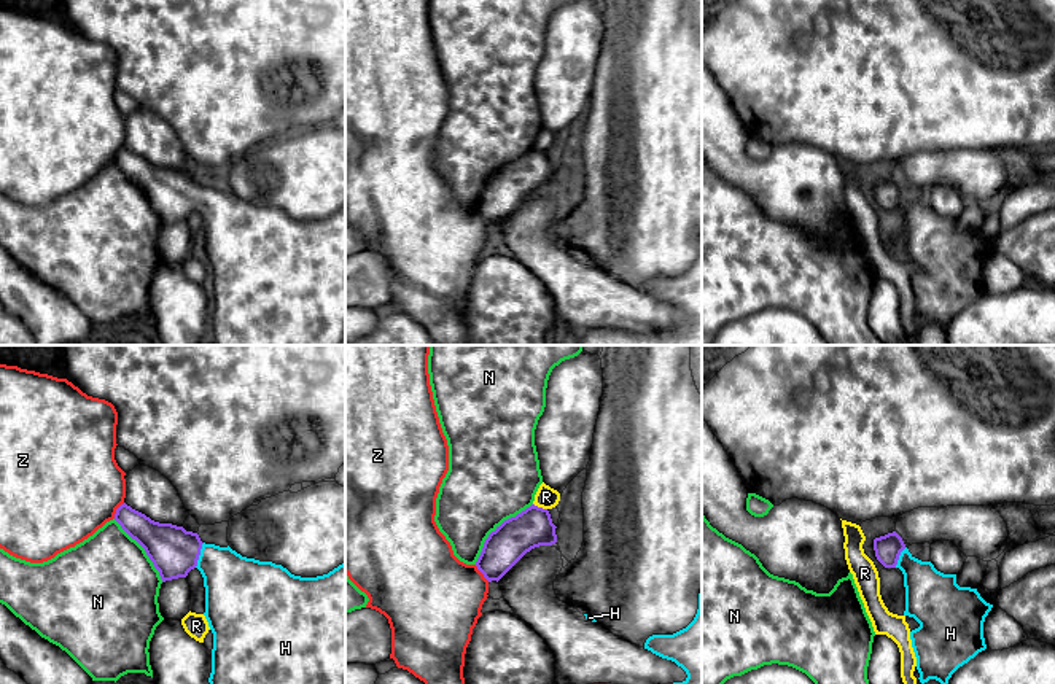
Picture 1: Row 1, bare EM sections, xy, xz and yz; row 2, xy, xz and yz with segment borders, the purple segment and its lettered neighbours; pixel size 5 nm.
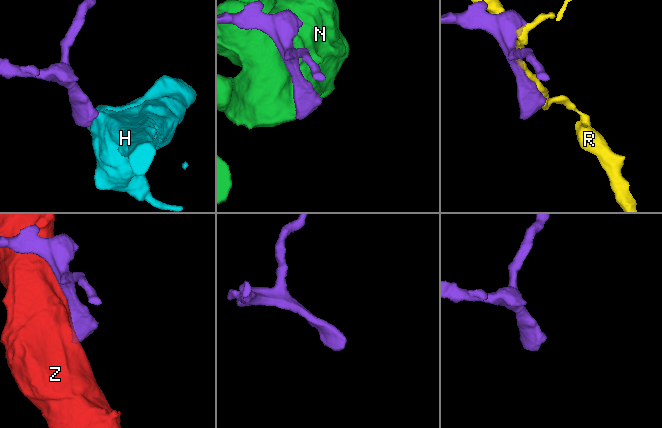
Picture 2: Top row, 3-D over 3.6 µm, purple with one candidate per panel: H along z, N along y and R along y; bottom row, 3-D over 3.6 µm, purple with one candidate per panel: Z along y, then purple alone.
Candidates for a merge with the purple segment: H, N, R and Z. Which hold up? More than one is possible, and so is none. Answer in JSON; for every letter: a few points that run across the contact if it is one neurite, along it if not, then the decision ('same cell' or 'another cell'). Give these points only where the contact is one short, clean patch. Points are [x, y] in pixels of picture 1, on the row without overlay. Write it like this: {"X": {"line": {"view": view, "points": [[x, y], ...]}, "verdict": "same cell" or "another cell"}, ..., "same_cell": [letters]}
{"H": {"line": {"view": "xy", "points": [[174, 194], [199, 198], [236, 231]]}, "verdict": "same cell"}, "N": {"verdict": "another cell"}, "R": {"verdict": "another cell"}, "Z": {"verdict": "another cell"}, "same_cell": ["H"]}

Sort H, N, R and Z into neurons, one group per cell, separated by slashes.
H / N / R / Z

